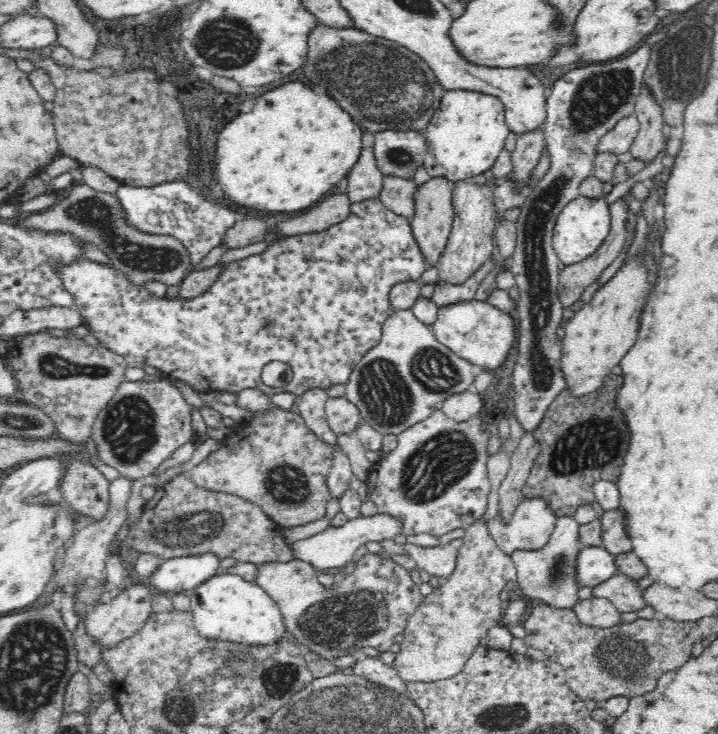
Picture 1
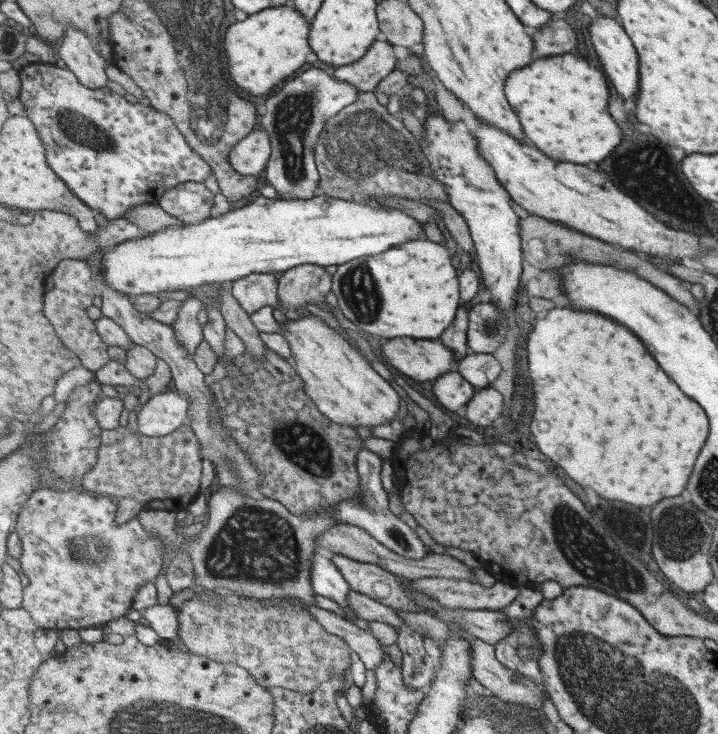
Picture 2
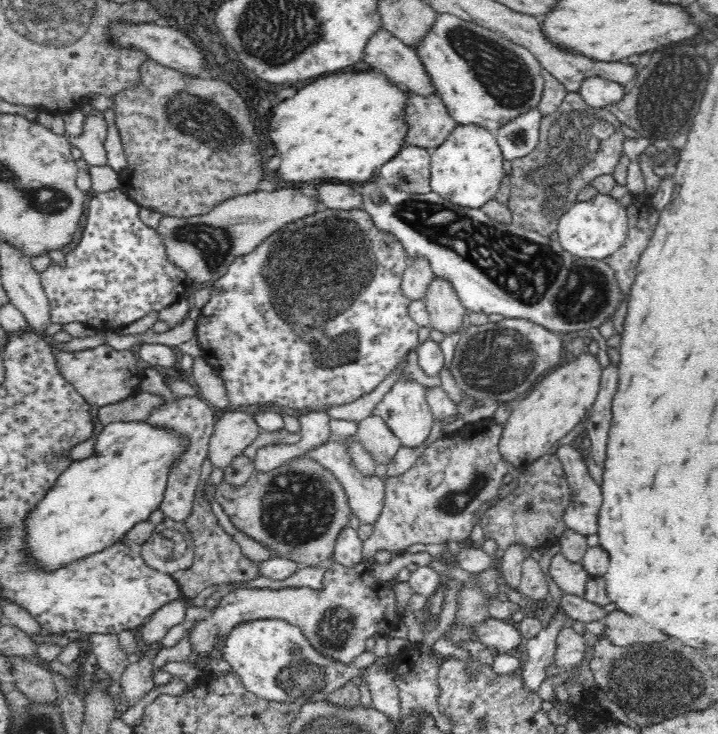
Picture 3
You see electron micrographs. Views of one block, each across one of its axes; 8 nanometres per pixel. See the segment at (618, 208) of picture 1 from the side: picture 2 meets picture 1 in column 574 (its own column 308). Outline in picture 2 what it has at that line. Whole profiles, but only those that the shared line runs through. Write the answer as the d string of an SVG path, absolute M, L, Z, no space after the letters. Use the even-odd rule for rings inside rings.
M305 264L286 270L278 281L280 282L278 300L283 304L283 308L289 310L297 310L303 304L325 302L327 292L331 292L333 286L333 277L327 272L327 268L317 264Z

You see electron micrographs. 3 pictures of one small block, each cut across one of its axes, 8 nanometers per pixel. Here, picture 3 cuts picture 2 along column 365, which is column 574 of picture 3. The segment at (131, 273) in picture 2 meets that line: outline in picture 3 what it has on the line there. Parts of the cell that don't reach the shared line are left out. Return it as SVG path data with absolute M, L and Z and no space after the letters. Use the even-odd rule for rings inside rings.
M598 193L594 198L575 202L557 222L558 242L562 250L581 259L603 260L614 254L627 238L629 222L627 210L619 200L608 194Z

